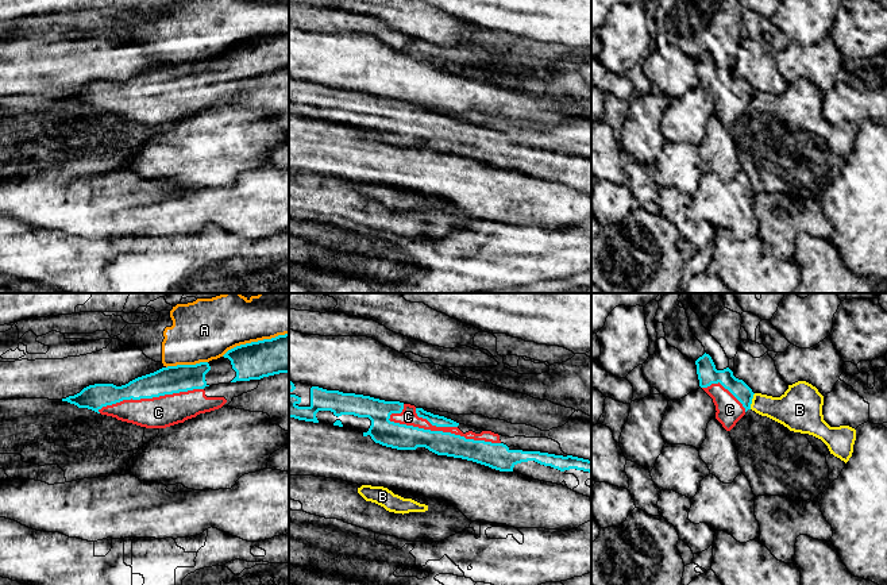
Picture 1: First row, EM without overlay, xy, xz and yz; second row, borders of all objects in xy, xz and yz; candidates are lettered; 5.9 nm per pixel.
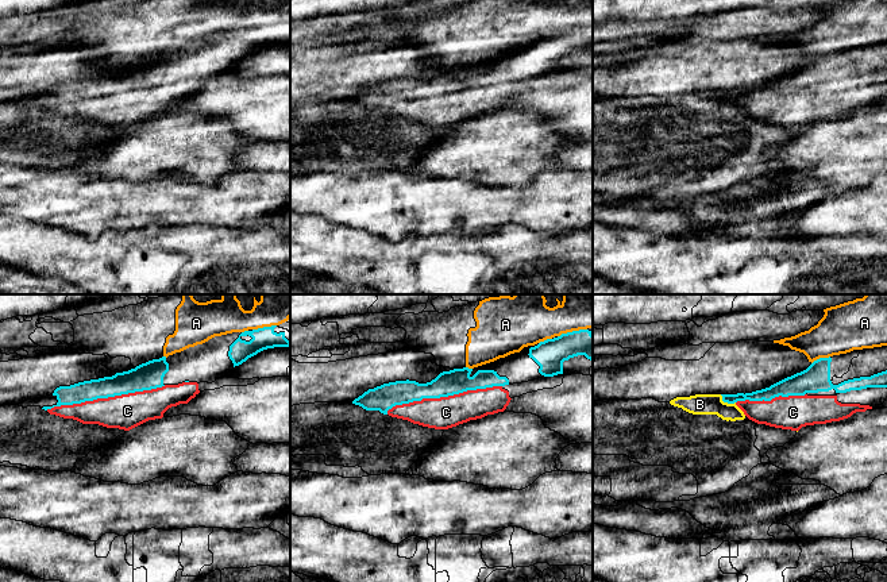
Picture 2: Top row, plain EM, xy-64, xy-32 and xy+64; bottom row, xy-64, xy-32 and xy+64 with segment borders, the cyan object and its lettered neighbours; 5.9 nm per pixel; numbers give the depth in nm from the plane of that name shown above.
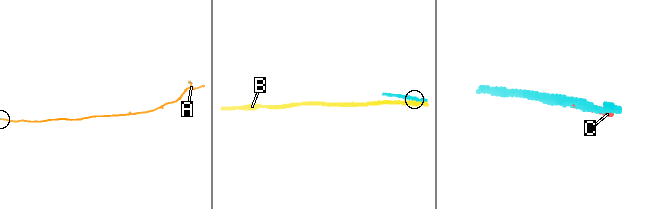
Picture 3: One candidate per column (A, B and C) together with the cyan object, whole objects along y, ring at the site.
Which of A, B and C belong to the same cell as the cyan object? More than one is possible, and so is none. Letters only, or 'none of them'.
C

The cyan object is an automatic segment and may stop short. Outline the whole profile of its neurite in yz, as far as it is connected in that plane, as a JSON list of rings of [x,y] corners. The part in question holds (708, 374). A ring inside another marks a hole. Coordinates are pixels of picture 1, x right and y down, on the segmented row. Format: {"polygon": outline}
{"polygon": [[[706,353],[695,361],[695,365],[699,386],[716,405],[716,419],[726,431],[730,431],[751,409],[755,393],[743,380],[736,378],[729,367],[717,370]]]}

